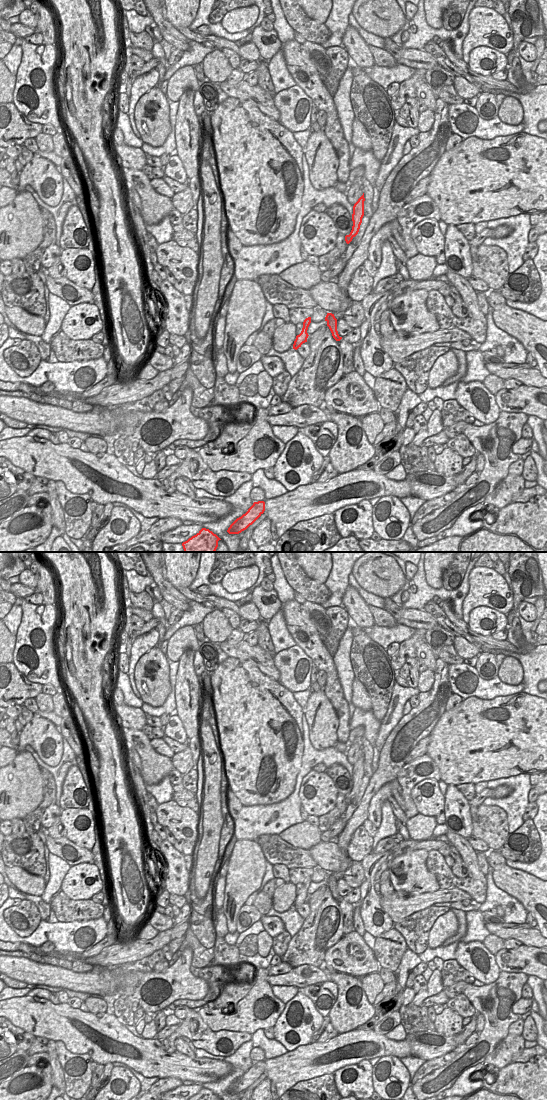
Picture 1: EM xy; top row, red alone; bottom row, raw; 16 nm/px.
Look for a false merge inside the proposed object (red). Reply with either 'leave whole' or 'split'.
leave whole

